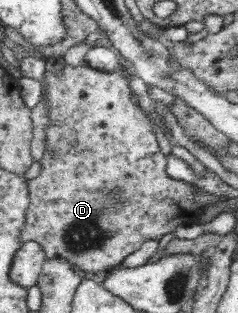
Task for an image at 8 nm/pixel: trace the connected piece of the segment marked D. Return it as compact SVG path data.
M67 64L62 78L56 78L53 74L45 73L40 79L43 93L41 101L48 103L48 118L50 122L46 128L44 155L36 170L28 176L28 187L30 187L30 208L28 208L26 224L22 230L23 241L36 241L42 245L46 259L60 255L68 258L75 264L75 267L81 273L98 273L108 272L108 270L119 265L126 256L132 252L140 250L140 246L146 240L159 240L167 233L173 232L178 226L192 223L197 219L198 214L203 211L198 203L194 203L194 188L184 180L176 180L166 173L166 154L162 153L153 125L142 113L140 106L132 102L132 78L133 69L126 67L117 67L112 71L101 71L87 67L72 67Z

